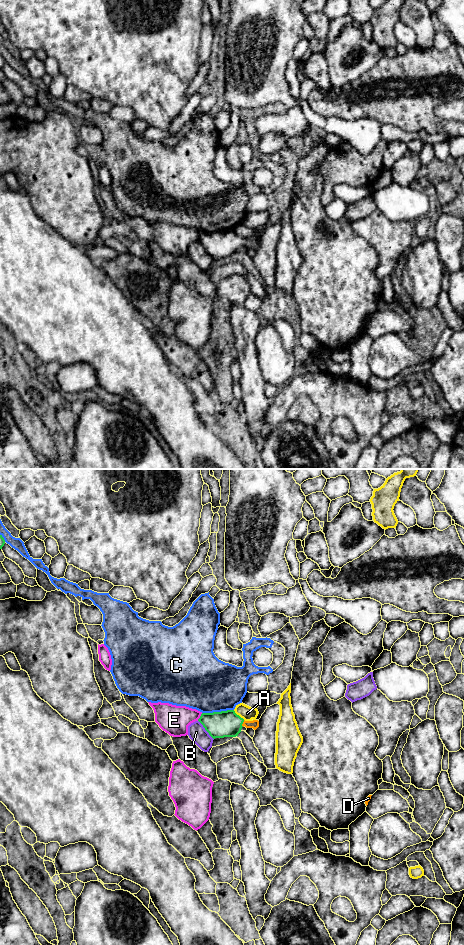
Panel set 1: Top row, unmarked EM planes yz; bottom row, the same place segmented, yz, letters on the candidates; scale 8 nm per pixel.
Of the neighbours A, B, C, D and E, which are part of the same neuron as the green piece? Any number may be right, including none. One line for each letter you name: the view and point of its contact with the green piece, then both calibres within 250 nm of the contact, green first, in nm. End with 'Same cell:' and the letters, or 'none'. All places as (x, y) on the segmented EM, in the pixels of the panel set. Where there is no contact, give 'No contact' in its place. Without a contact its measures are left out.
D: Touches green at yz (242, 723). Thickness 220 nm (green) against 70 nm
Same cell: D

